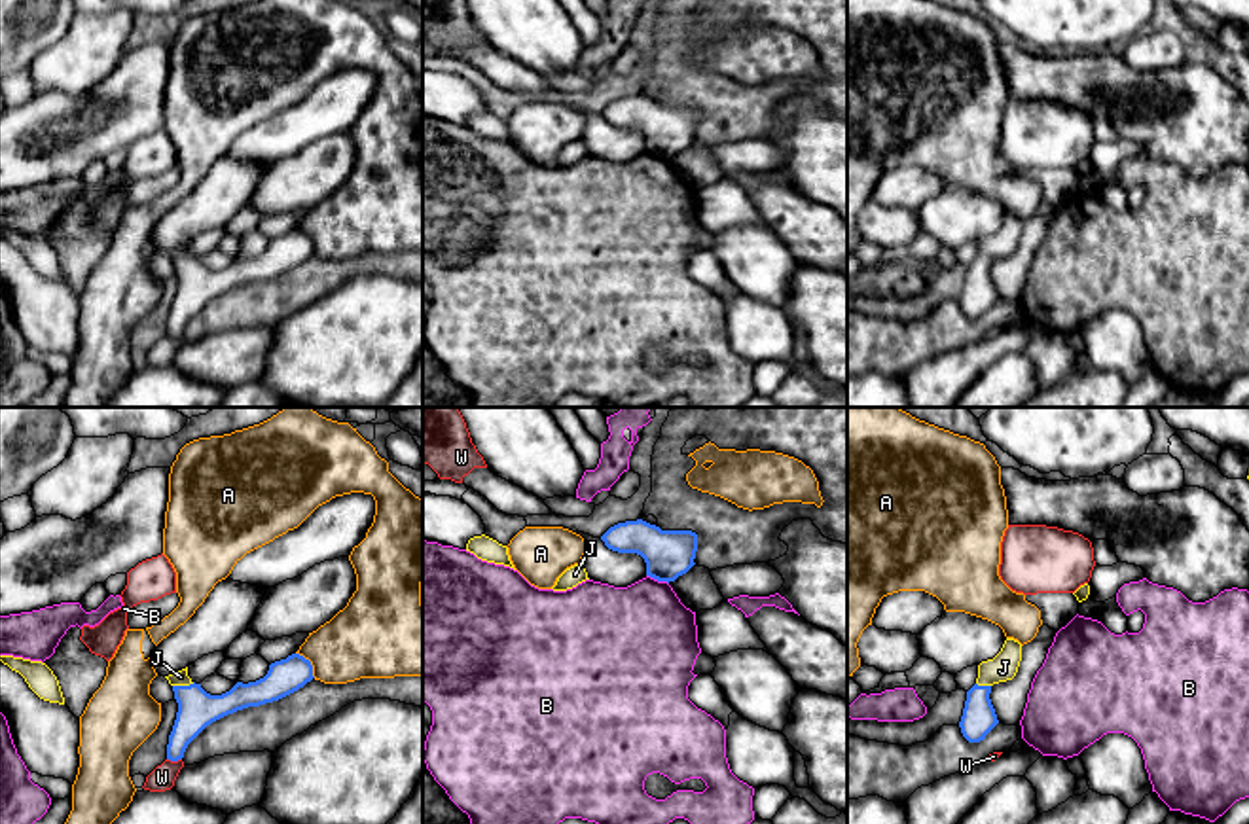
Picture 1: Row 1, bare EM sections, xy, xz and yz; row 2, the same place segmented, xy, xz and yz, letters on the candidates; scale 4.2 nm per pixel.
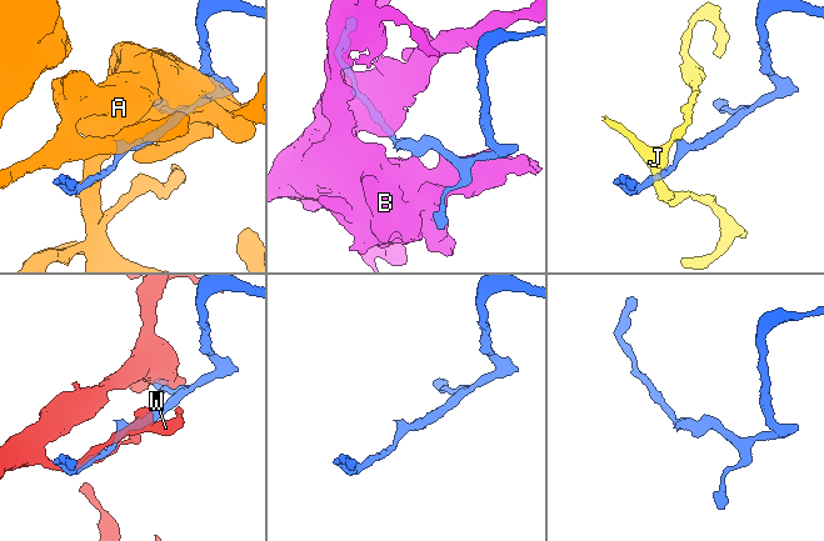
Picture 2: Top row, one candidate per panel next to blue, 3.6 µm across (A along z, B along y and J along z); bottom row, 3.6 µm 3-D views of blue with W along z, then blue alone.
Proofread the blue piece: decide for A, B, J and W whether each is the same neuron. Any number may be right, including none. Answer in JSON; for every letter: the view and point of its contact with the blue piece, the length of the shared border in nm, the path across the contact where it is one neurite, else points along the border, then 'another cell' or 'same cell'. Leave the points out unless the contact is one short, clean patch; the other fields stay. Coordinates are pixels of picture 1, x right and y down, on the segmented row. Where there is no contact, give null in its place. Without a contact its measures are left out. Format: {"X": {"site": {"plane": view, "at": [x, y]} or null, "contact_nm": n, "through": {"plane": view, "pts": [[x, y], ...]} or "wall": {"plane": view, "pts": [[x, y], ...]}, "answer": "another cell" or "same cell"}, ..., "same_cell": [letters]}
{"A": {"site": {"plane": "xy", "at": [309, 663]}, "contact_nm": 140, "answer": "another cell"}, "B": {"site": {"plane": "xz", "at": [658, 580]}, "contact_nm": 100, "answer": "another cell"}, "J": {"site": {"plane": "xy", "at": [182, 686]}, "contact_nm": 100, "answer": "same cell"}, "W": {"site": {"plane": "xy", "at": [175, 760]}, "contact_nm": 60, "answer": "another cell"}, "same_cell": ["J"]}

